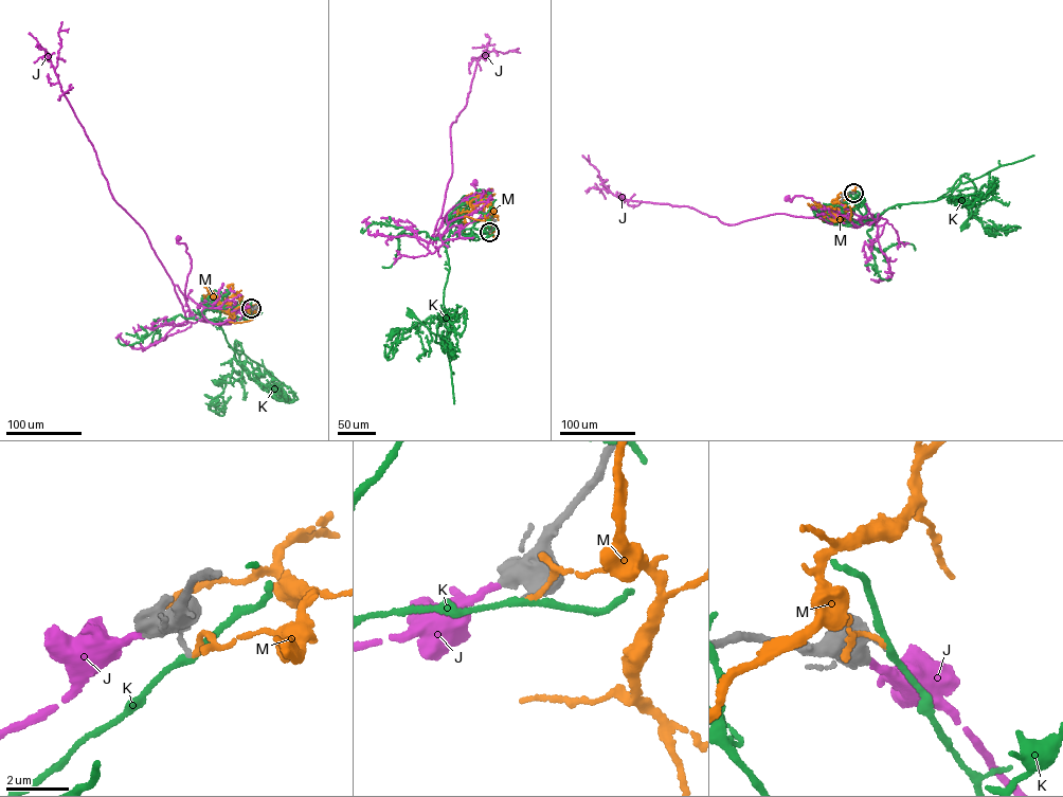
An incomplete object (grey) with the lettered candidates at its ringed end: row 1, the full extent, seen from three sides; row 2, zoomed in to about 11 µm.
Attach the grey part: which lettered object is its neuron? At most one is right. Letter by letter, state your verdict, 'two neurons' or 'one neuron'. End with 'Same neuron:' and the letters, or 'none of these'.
J: one neuron
K: two neurons
M: two neurons
Same neuron: J

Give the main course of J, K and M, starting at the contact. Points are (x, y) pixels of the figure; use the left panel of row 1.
J: (251, 308), (234, 321), (188, 322), (184, 313), (191, 311), (184, 297), (191, 261), (178, 238)
K: (252, 308), (233, 322), (206, 320), (219, 326), (239, 356), (242, 349), (236, 340), (240, 378), (216, 381)
M: (252, 308), (251, 311), (237, 306), (234, 314), (226, 313), (208, 302), (206, 296), (211, 292)

